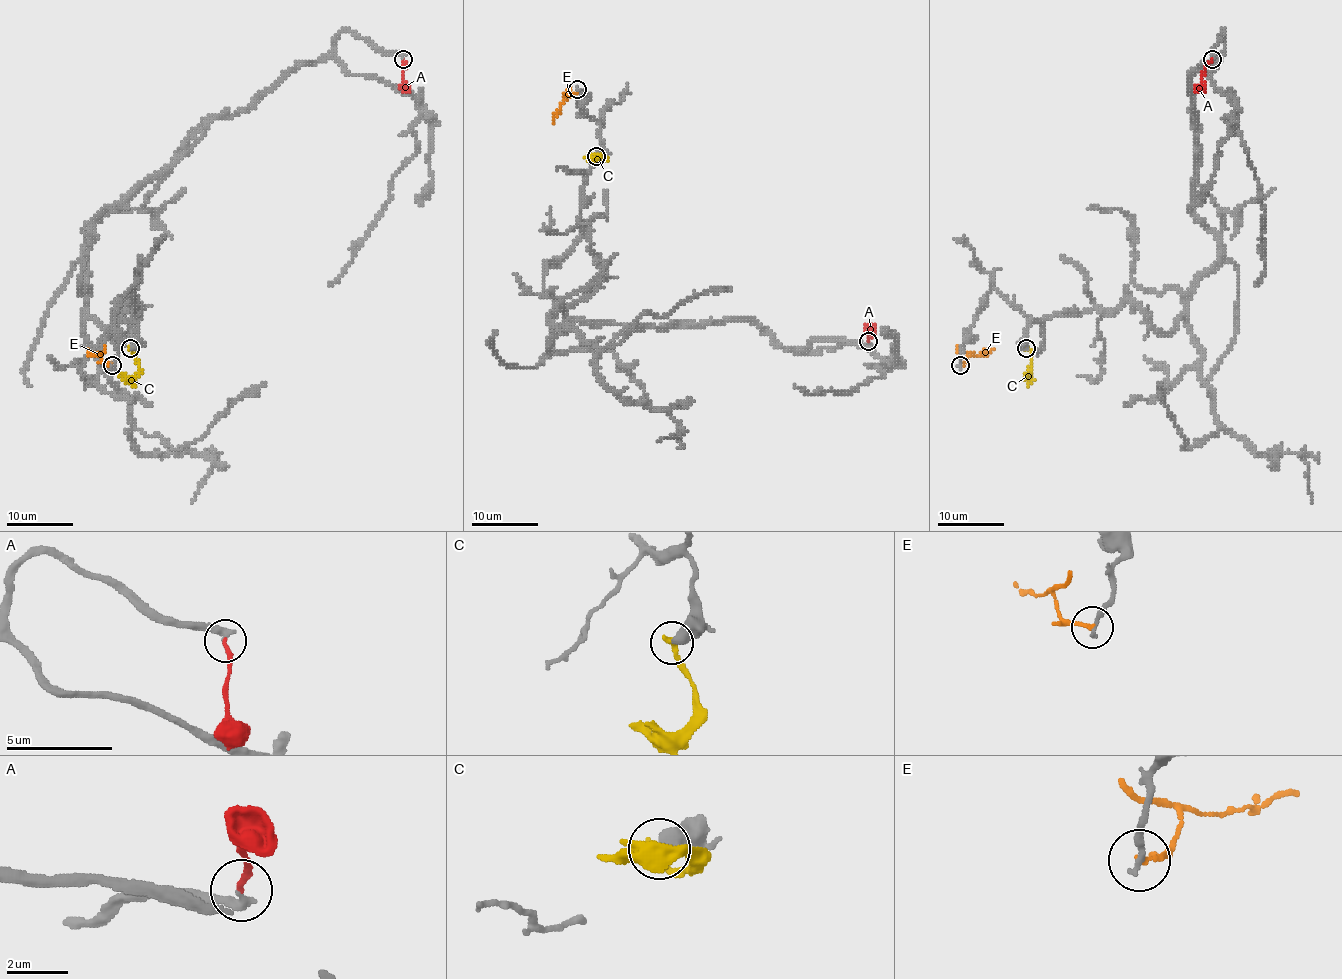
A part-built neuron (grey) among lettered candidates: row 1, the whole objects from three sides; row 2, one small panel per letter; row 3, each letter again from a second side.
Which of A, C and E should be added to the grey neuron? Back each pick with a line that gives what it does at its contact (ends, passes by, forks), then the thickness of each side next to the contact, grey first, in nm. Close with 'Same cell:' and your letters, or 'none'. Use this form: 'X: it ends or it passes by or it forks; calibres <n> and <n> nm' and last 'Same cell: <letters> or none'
Same cell: none

